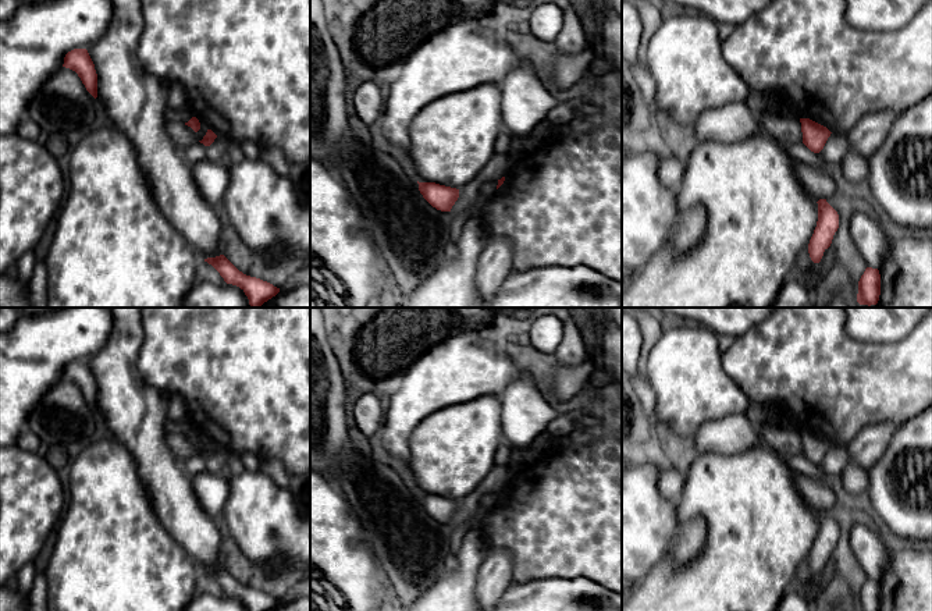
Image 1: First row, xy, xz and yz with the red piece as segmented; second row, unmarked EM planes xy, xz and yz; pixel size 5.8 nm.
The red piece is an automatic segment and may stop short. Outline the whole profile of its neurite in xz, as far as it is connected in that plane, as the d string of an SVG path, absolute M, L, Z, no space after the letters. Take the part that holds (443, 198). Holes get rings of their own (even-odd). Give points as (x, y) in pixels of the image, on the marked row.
M419 182L419 191L423 198L437 210L451 212L459 198L459 189L440 185L435 182Z

